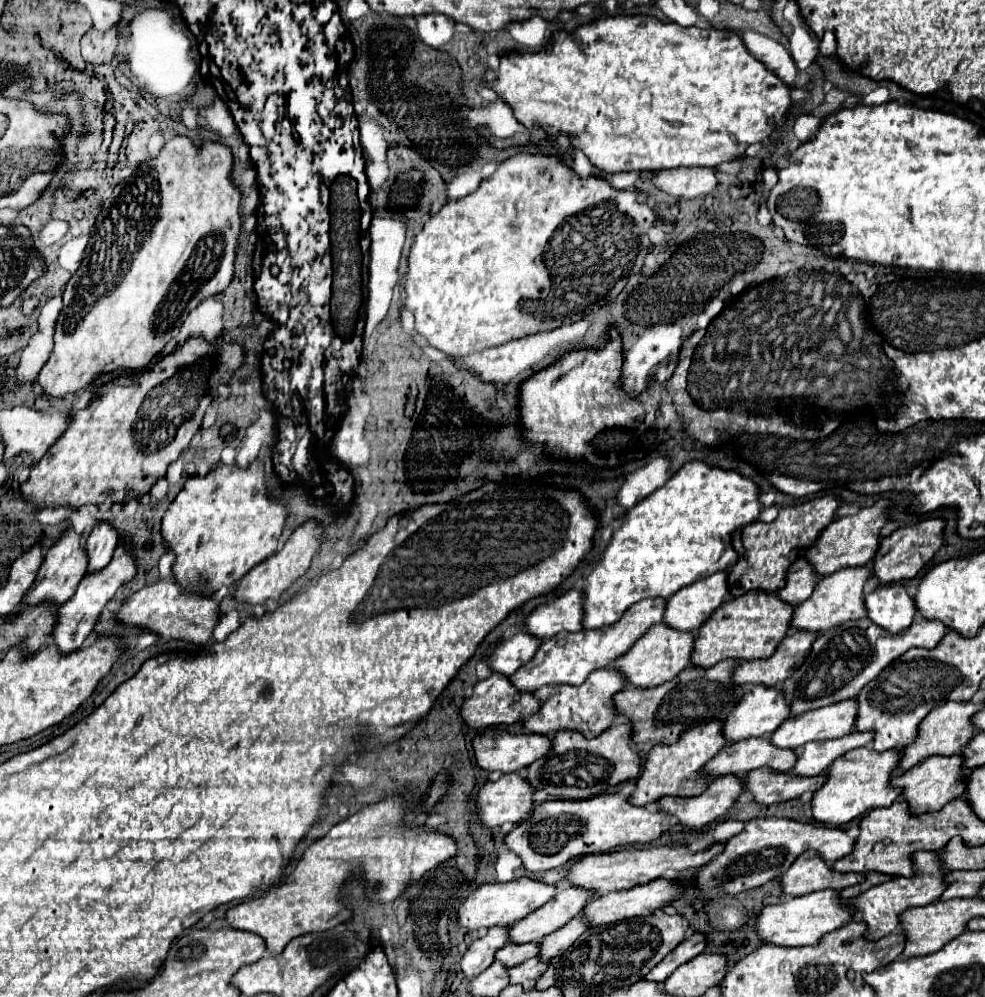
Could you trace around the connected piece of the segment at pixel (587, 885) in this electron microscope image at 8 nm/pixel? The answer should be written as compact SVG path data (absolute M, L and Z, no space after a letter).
M713 845L707 851L691 851L689 847L643 847L643 849L625 847L613 853L585 853L569 867L567 881L573 887L581 887L597 895L607 895L611 891L623 891L641 883L649 883L653 879L659 879L667 871L687 873L689 869L705 865L721 849L723 847L719 845Z

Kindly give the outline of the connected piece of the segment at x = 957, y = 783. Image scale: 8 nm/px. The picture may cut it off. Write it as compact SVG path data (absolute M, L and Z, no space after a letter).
M951 755L951 757L929 757L921 763L917 763L917 767L911 767L909 771L901 773L901 775L893 775L891 777L891 787L897 787L903 791L903 799L905 803L909 803L911 813L921 815L923 811L937 811L937 807L943 807L945 803L949 803L955 797L961 797L965 791L963 785L963 777L965 777L965 769L961 767L963 759L961 755Z

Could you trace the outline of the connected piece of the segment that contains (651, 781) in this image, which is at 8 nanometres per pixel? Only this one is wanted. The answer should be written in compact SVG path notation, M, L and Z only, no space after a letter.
M709 721L695 727L689 727L681 733L681 739L673 745L655 745L643 763L641 775L635 783L633 793L629 795L629 803L637 807L651 807L659 797L673 795L673 797L693 797L701 795L707 787L705 775L701 775L701 767L719 753L727 745L721 737L721 721Z

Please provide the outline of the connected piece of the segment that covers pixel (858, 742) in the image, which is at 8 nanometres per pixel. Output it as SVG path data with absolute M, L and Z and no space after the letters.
M853 731L849 735L845 735L845 739L829 739L823 743L807 743L805 747L801 747L801 751L797 751L797 761L791 769L791 773L795 777L815 777L815 775L823 775L829 765L845 755L851 749L857 747L869 747L873 741L873 733L865 731Z

